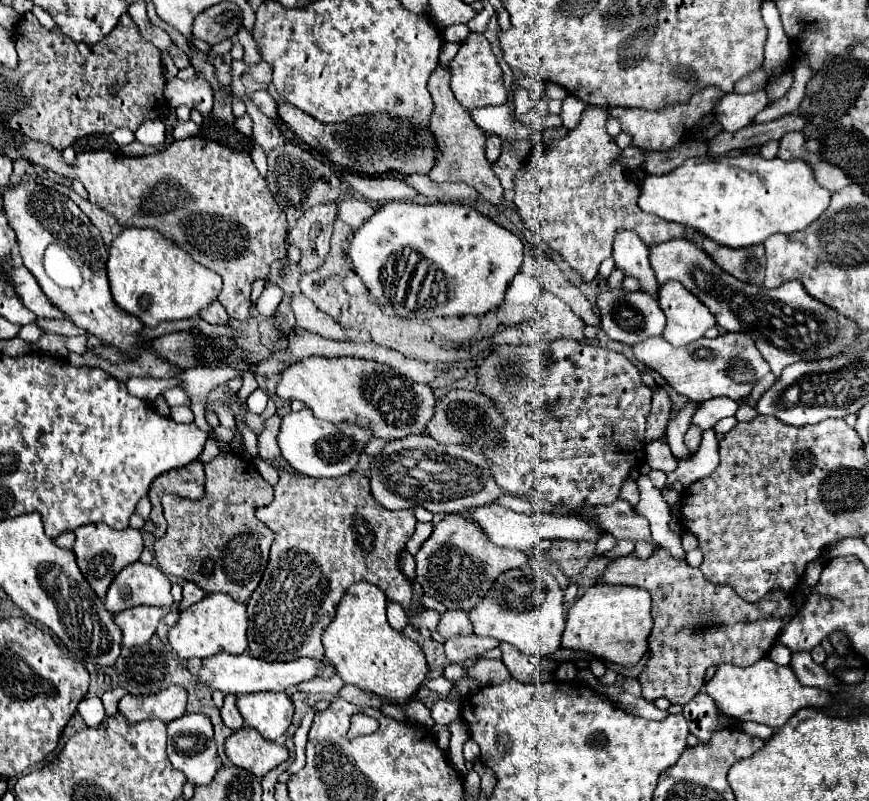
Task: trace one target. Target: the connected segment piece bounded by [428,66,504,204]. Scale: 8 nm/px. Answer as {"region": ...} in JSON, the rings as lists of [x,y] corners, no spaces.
{"region":[[[438,66],[428,80],[428,90],[430,90],[432,102],[434,102],[434,110],[430,114],[430,128],[436,134],[438,148],[440,148],[438,162],[430,170],[428,178],[434,182],[464,182],[464,184],[472,186],[474,190],[478,190],[478,194],[484,200],[488,200],[492,204],[504,204],[504,190],[502,190],[496,174],[492,172],[490,162],[484,156],[484,144],[486,144],[484,130],[480,130],[474,124],[468,110],[462,108],[462,104],[458,104],[458,100],[454,98],[452,90],[450,90],[450,72],[444,70],[442,66]]]}

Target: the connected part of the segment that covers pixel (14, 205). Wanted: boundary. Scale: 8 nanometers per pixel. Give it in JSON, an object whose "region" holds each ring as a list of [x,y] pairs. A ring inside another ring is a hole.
{"region":[[[34,180],[20,182],[16,186],[2,190],[2,198],[4,198],[6,218],[12,226],[12,230],[16,232],[16,238],[20,244],[20,256],[24,260],[24,266],[32,272],[32,276],[40,284],[46,298],[56,308],[60,308],[60,312],[64,312],[64,316],[74,326],[100,338],[106,346],[118,348],[126,358],[130,358],[130,360],[138,358],[142,354],[142,350],[148,348],[148,340],[142,338],[144,324],[136,316],[118,308],[116,302],[112,300],[112,292],[110,292],[108,276],[106,276],[108,252],[106,252],[100,232],[94,228],[94,224],[90,224],[90,220],[84,216],[84,212],[80,212],[80,208],[68,196],[64,196],[52,188],[46,188]],[[50,244],[62,246],[68,252],[68,256],[78,264],[82,278],[84,278],[84,282],[78,290],[70,290],[70,288],[62,288],[62,286],[54,284],[48,278],[48,274],[44,272],[42,258],[44,258],[44,250]]]}

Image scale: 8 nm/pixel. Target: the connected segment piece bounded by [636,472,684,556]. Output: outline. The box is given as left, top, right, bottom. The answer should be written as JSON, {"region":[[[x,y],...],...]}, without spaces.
{"region":[[[642,472],[638,476],[636,484],[638,484],[638,490],[640,490],[640,502],[636,504],[638,506],[638,514],[648,518],[650,530],[652,530],[652,538],[656,540],[656,544],[666,548],[674,556],[682,556],[684,550],[680,546],[680,538],[670,530],[672,512],[670,512],[668,504],[664,502],[660,490],[656,490],[652,486],[648,474],[642,474]]]}

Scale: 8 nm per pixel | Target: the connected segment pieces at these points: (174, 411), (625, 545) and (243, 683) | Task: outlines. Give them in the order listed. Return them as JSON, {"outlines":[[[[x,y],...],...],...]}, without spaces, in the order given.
{"outlines":[[[[180,406],[180,408],[170,408],[170,418],[174,422],[194,422],[194,414],[190,408]]],[[[618,540],[618,544],[616,544],[612,550],[604,552],[602,556],[612,562],[612,560],[616,560],[618,556],[628,556],[628,554],[632,554],[632,552],[634,552],[634,542],[632,542],[632,540]]],[[[220,652],[218,656],[210,656],[202,660],[202,668],[196,674],[196,682],[208,686],[210,690],[220,690],[224,694],[252,694],[252,692],[286,692],[296,684],[316,678],[320,674],[322,664],[310,658],[298,658],[292,662],[266,662],[248,654],[232,656]]]]}

